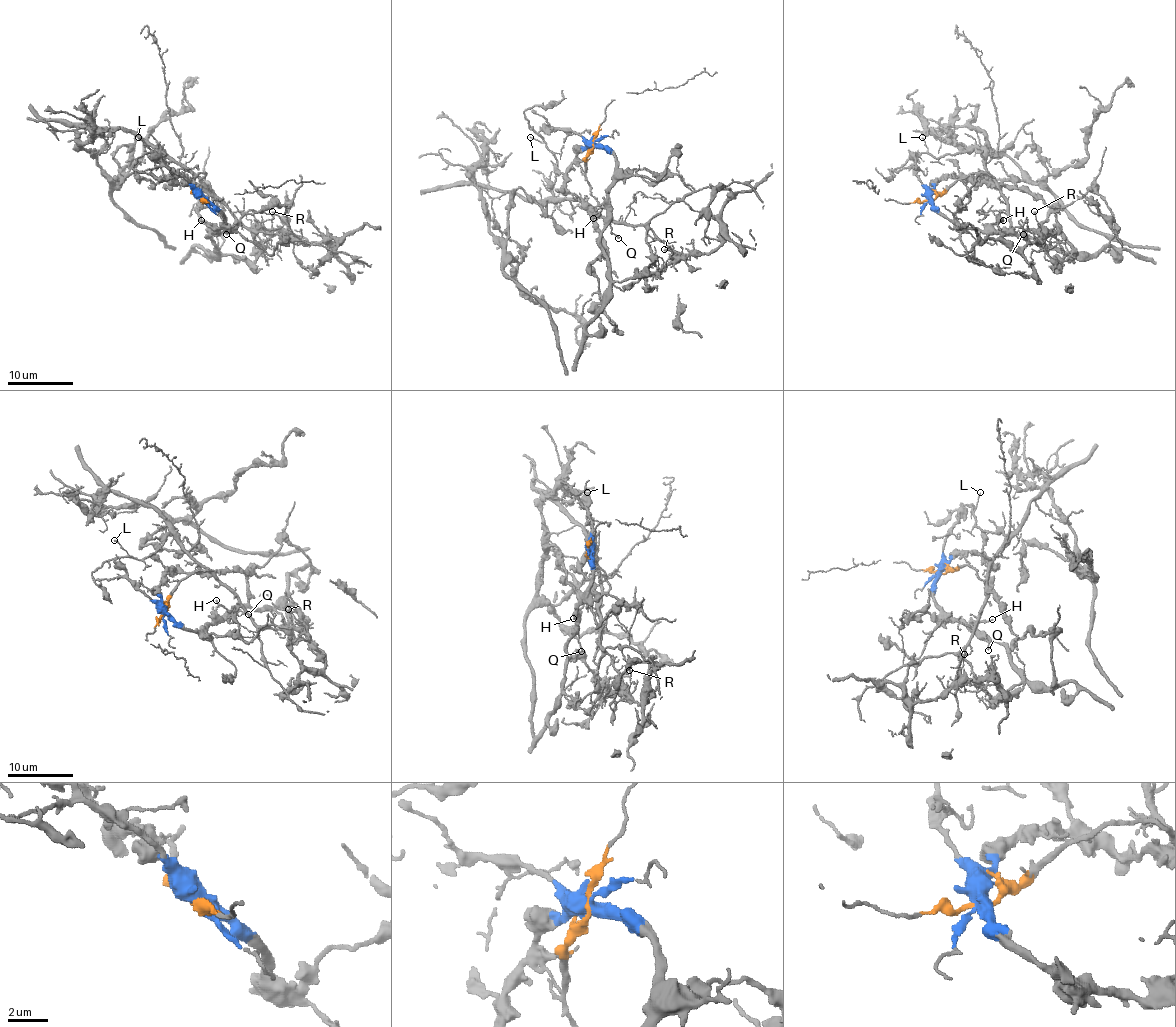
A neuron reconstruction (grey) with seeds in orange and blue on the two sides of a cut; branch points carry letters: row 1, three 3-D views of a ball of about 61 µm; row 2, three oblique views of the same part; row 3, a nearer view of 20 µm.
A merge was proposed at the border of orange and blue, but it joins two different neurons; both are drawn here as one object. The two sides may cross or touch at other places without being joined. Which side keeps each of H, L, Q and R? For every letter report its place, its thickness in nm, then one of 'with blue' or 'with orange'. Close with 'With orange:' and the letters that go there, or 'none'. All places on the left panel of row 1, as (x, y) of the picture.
H: at (201, 220); 130 nm thick; with blue
L: at (138, 137); 110 nm thick; with orange
Q: at (226, 234); 160 nm thick; with blue
R: at (272, 211); 150 nm thick; with orange
With orange: L, R

